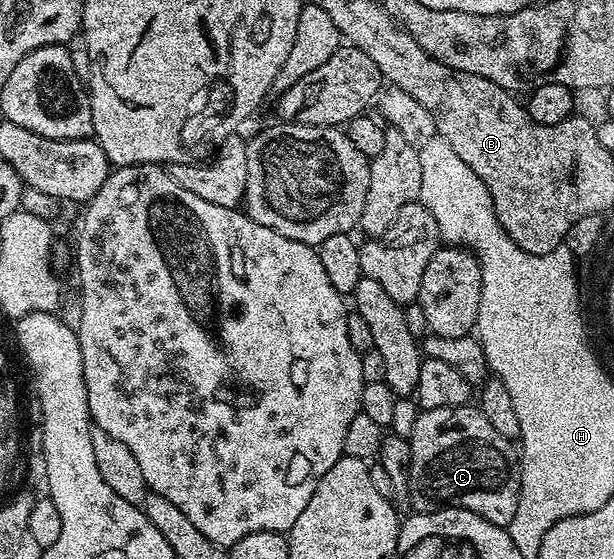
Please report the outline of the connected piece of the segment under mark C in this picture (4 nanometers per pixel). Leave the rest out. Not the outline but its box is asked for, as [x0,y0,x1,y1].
[408,405,520,528]

